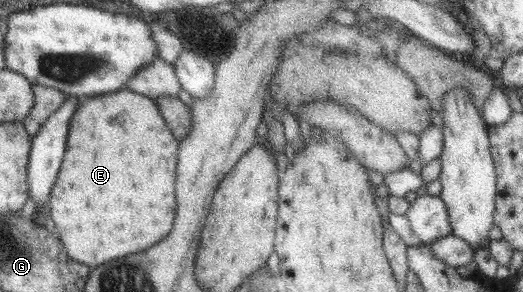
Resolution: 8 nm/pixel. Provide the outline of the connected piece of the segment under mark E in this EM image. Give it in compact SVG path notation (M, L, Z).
M127 88L119 89L111 93L84 97L80 104L76 106L75 112L73 112L69 119L66 137L65 152L62 156L60 169L53 183L47 206L51 208L49 210L49 218L55 222L57 236L61 240L61 245L65 246L64 250L66 254L69 254L68 258L70 261L79 262L87 267L99 266L99 264L103 264L107 260L121 258L121 256L127 256L127 254L145 250L145 248L157 244L161 238L165 238L169 234L171 224L173 224L173 216L175 216L173 186L175 186L175 164L177 164L178 140L167 128L154 100Z

